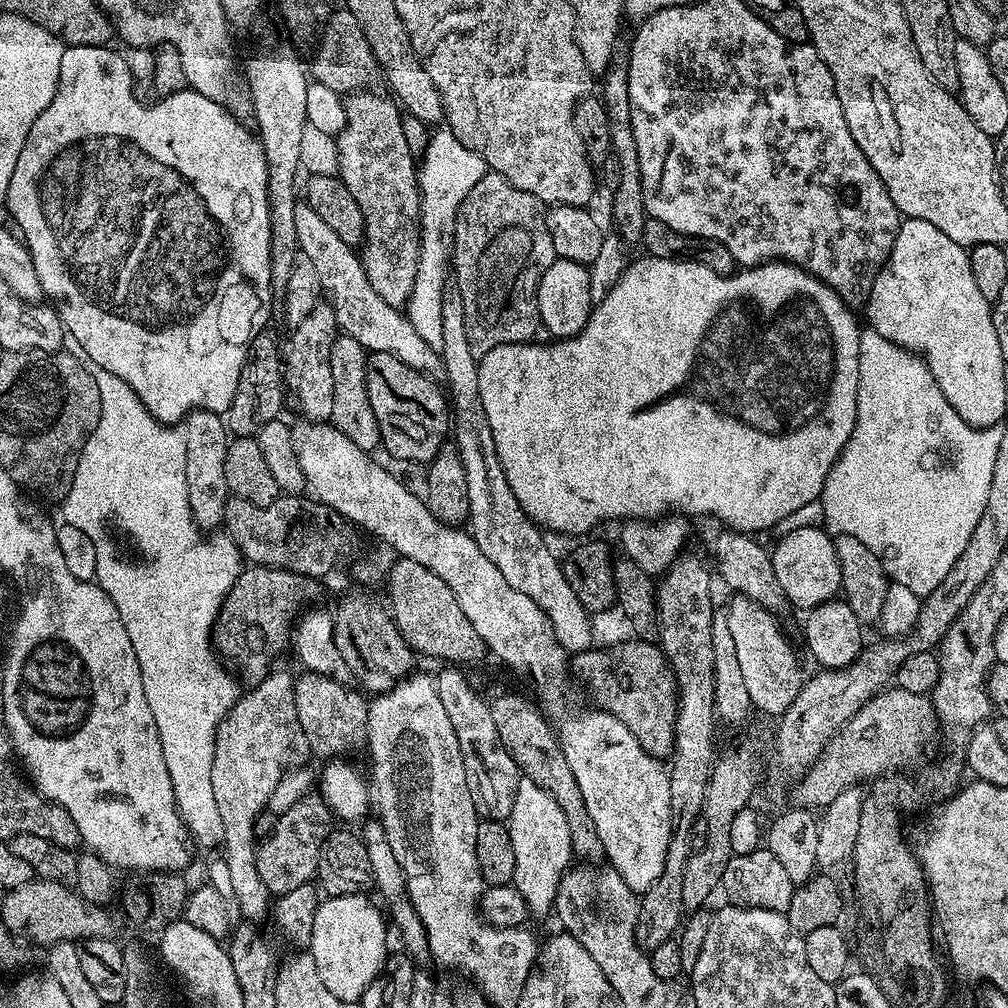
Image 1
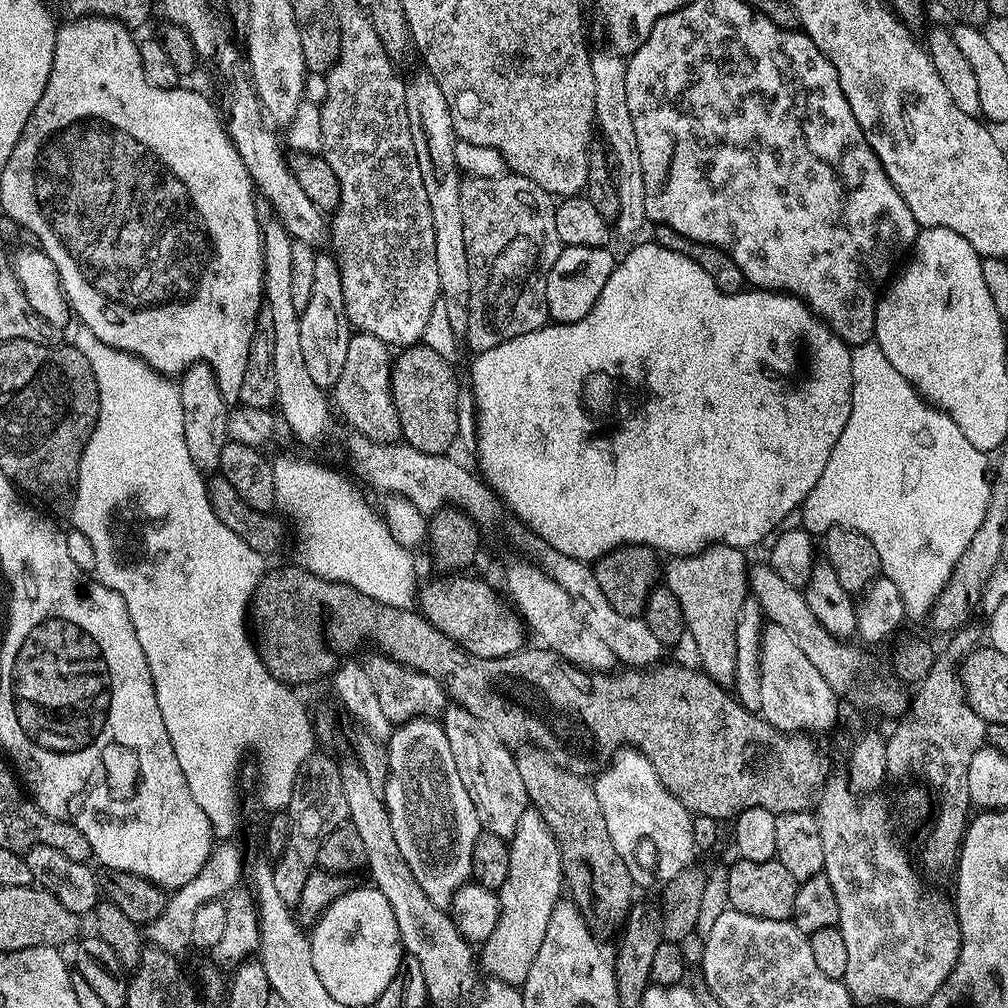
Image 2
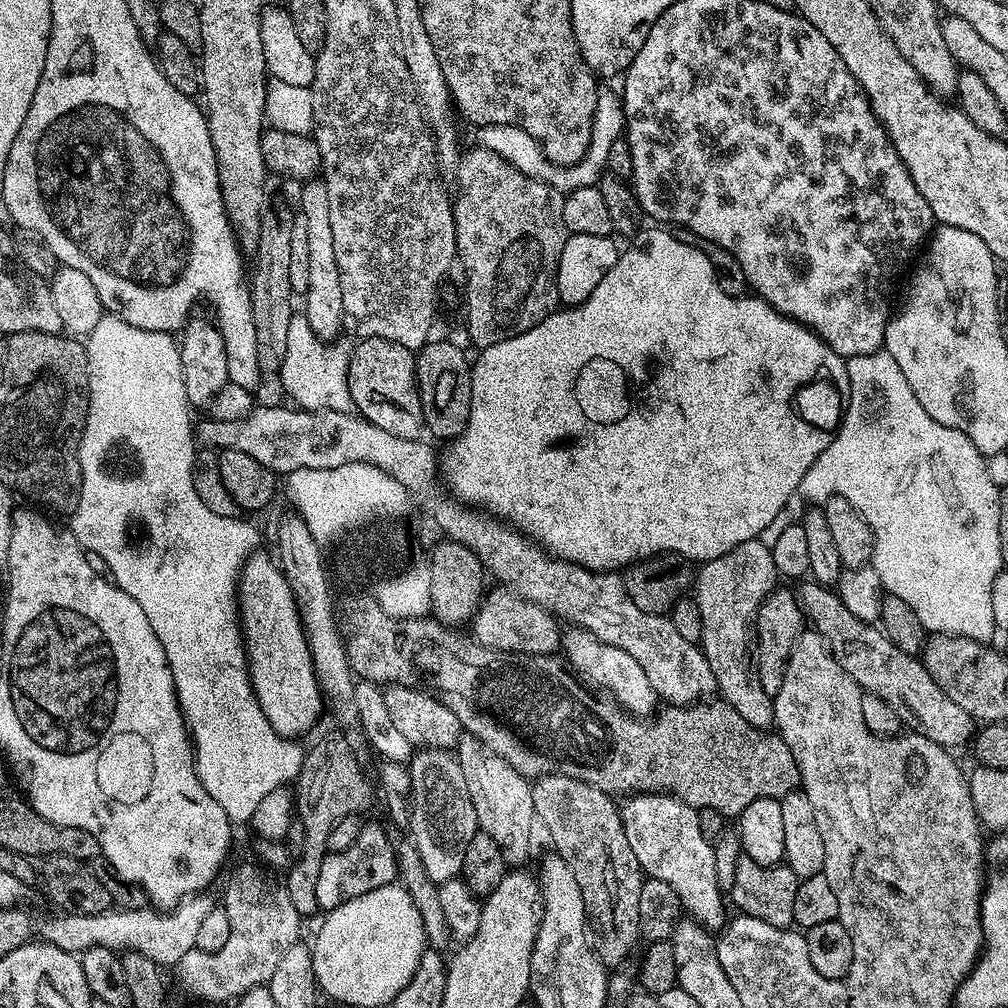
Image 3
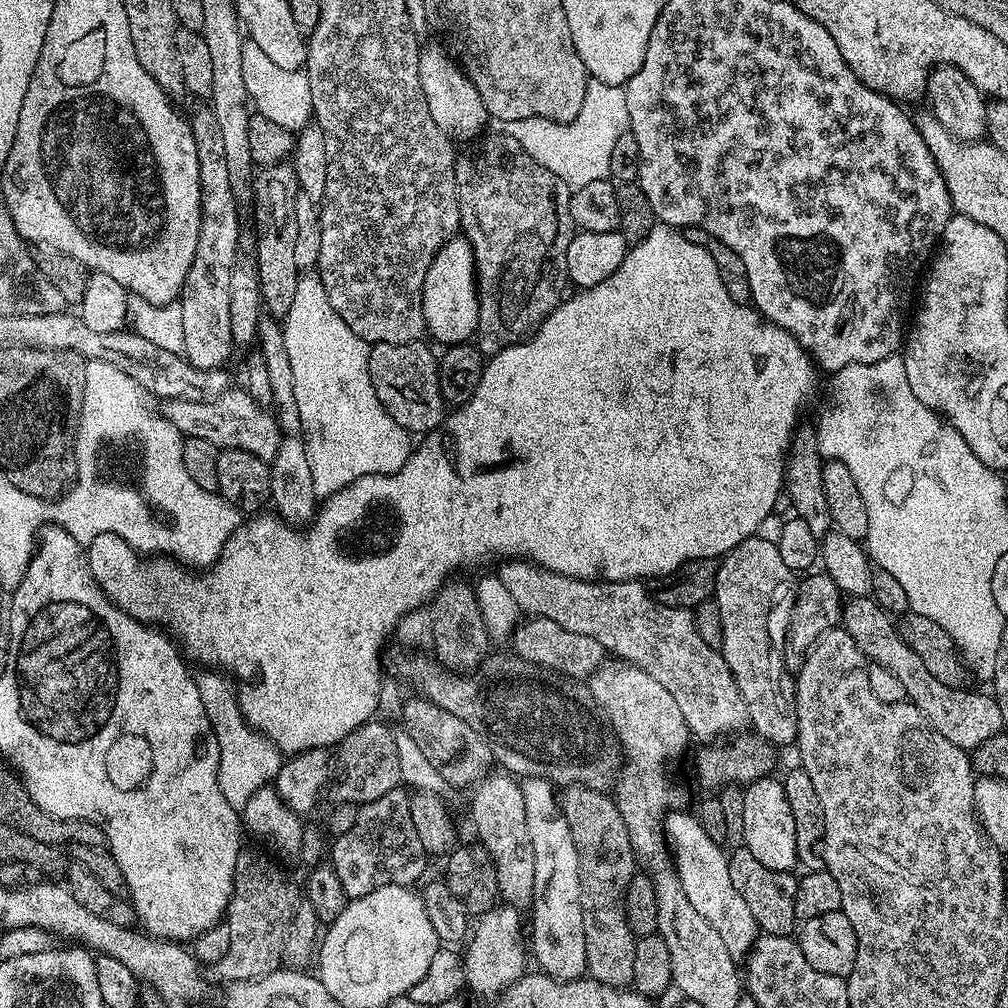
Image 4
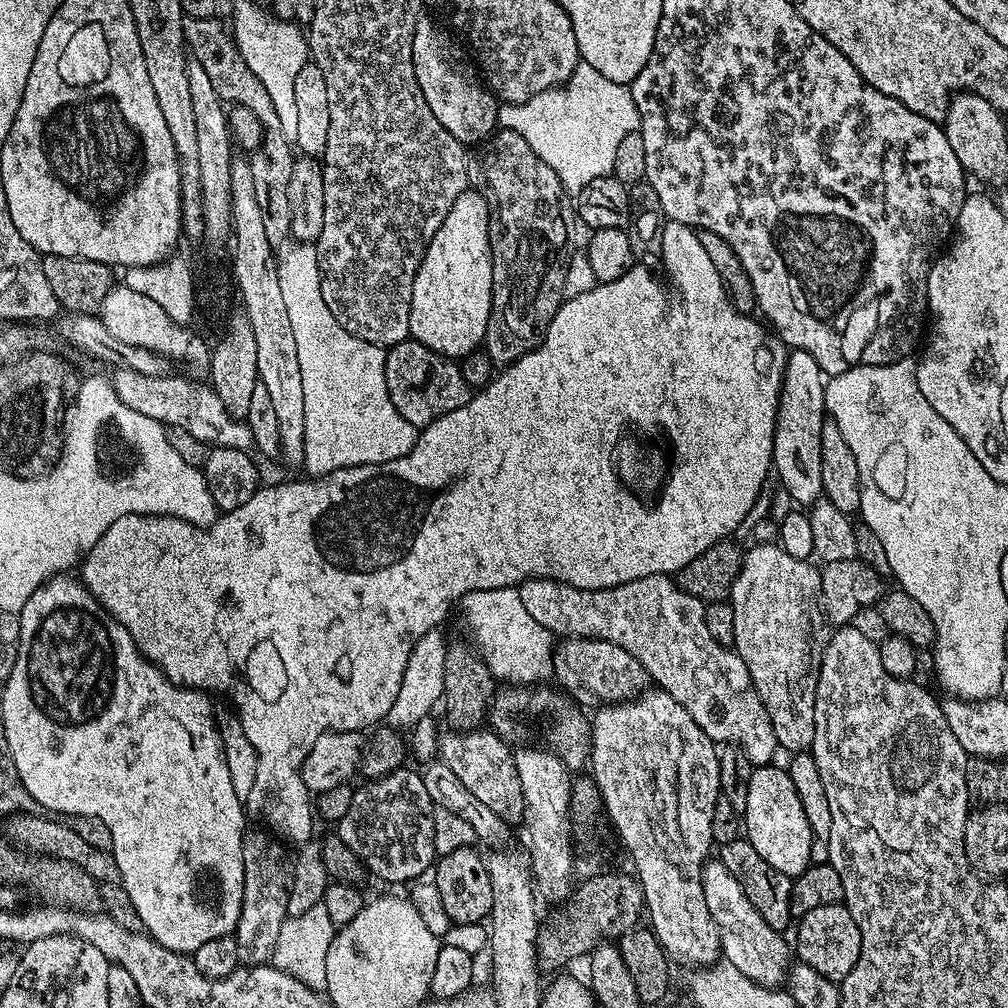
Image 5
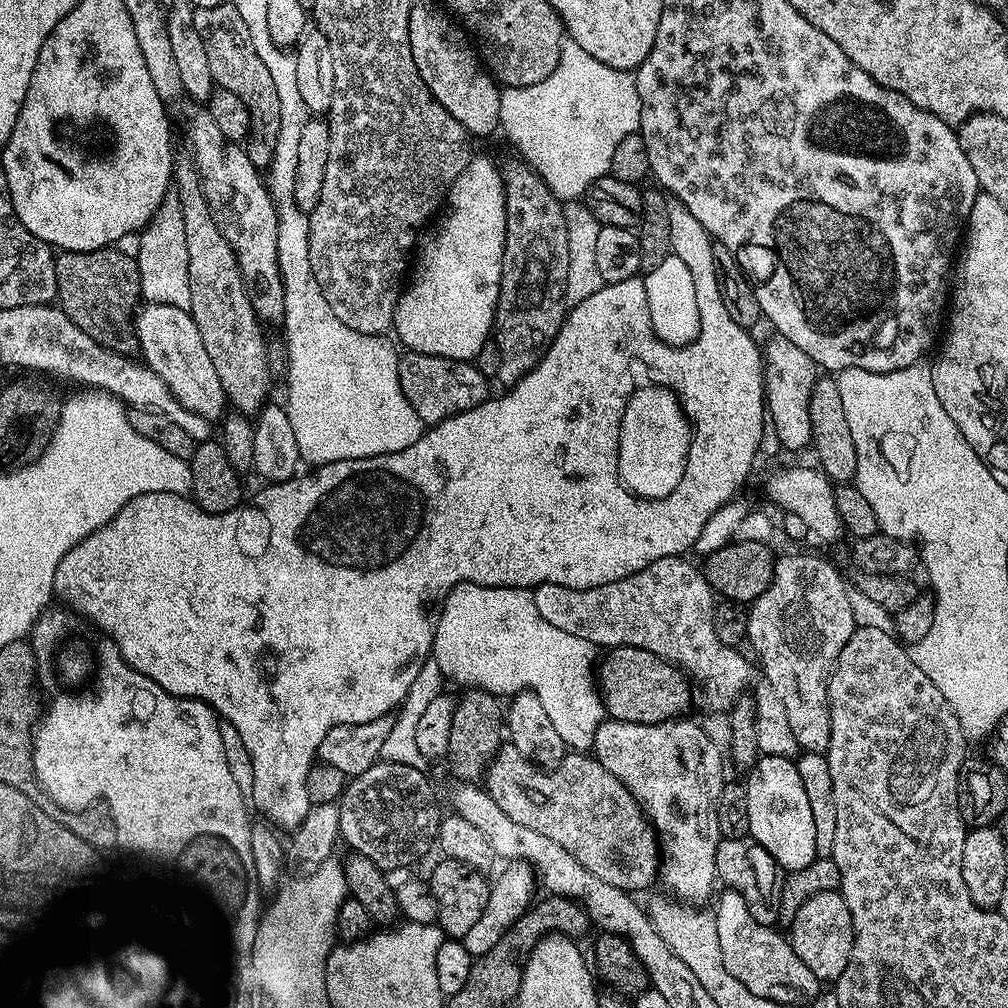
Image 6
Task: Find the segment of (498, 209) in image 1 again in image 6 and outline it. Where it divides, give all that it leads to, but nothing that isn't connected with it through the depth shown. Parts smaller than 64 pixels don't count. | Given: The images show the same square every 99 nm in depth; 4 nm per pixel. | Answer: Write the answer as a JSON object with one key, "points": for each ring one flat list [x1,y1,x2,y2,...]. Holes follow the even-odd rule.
{"points":[[520,158,508,160,500,168,504,180,504,201,506,202,506,246,502,254,502,278,496,303,494,342,502,354,495,379,511,386,521,380,543,358,545,352,560,332,566,315,566,270,570,270,570,242,566,234,564,204,552,192,550,186]]}

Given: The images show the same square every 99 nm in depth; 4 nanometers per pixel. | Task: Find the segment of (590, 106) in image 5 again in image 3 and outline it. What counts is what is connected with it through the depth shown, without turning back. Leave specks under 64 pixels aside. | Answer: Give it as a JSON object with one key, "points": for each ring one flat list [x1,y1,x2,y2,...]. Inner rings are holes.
{"points":[[601,91,596,97,594,122,591,130,591,144,586,156,574,165,557,165,548,161,540,144,530,138,530,134,513,124,484,124,477,127,475,140,479,147,498,154,510,162,520,173,533,177,535,180,546,181,552,188,567,194,574,189,593,187,599,183,607,167,610,149,614,142,621,139,625,129,623,103,610,92]]}

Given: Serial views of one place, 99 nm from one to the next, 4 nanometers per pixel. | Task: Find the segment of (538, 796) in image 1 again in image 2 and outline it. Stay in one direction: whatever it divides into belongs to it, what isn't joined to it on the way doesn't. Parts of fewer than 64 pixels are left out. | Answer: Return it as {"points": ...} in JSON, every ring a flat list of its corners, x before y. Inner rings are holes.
{"points":[[529,806,518,821,518,830,512,836,508,845,510,854,510,871,506,873,506,882,498,889,500,898,500,917,498,926,494,926,494,934,486,938,486,942,479,949,478,964,484,968,493,980,501,980,503,984,523,985,526,974,530,974,530,966,534,966,534,958,542,946,542,938,546,938,546,926,550,922,550,913,554,906,562,899,562,885,564,884,564,871,560,857,560,843,546,826,542,814]]}

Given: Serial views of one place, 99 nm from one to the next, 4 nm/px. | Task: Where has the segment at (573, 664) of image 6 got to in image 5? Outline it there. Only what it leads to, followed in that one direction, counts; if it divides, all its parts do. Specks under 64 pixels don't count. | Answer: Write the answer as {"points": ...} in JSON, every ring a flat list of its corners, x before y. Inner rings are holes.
{"points":[[516,588,478,590,472,593,470,603,472,603,472,621,468,624,468,632,472,635,471,643,478,649,481,658,497,681,508,686,536,686,553,675,554,633,534,622,534,617,526,611,526,606,522,606,522,598]]}

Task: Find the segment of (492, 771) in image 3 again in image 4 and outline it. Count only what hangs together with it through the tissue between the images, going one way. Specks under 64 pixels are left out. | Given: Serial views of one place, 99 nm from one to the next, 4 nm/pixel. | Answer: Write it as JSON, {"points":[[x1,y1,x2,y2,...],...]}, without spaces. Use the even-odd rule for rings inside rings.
{"points":[[489,771,474,788,472,824,476,827,475,839,483,844,494,862,499,899,509,908,524,910,531,905,534,890,534,846,530,846,530,830,526,826,526,802,522,802,520,784,509,773,495,771]]}

